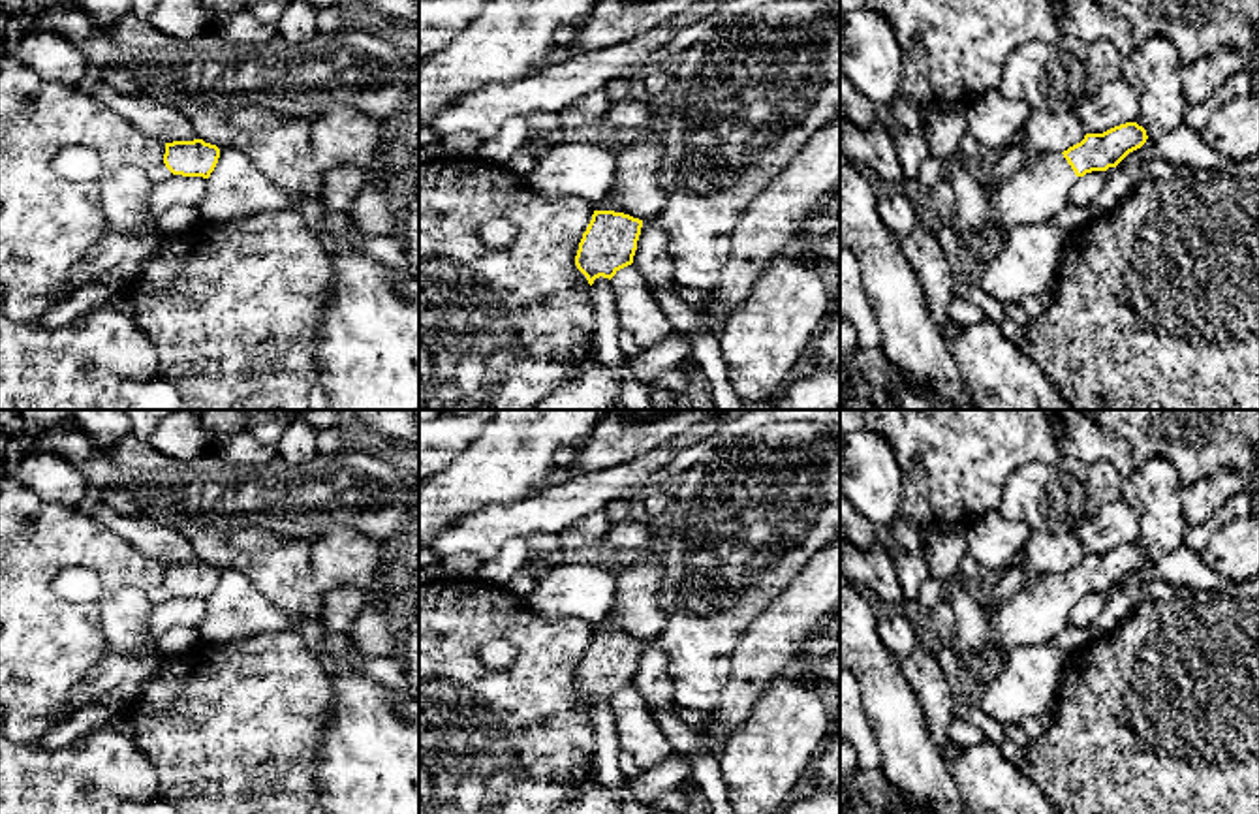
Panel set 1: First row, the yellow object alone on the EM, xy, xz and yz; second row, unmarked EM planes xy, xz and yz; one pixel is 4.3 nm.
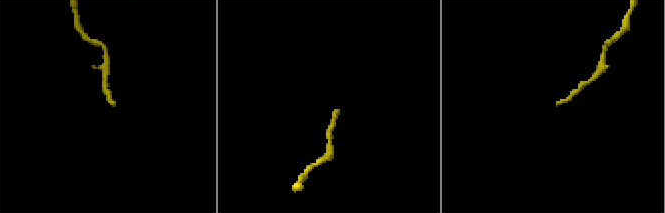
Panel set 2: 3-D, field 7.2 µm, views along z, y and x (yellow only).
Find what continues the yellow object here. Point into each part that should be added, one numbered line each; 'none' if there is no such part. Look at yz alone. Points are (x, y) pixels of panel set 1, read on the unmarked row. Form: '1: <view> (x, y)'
1: yz (1038, 613)

